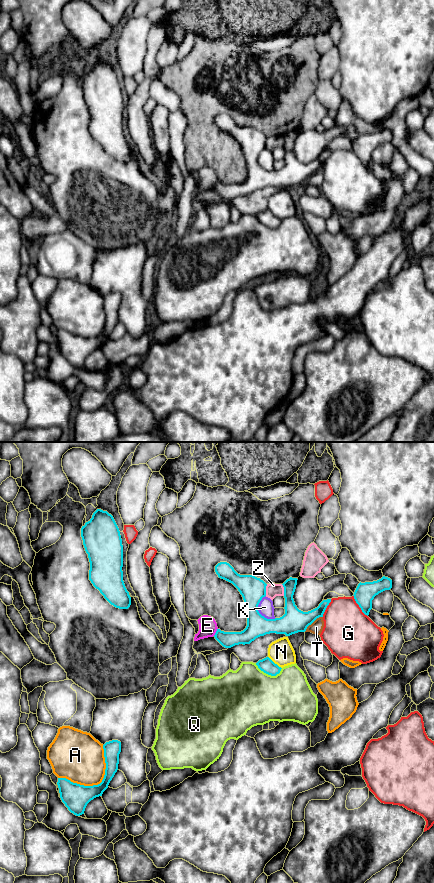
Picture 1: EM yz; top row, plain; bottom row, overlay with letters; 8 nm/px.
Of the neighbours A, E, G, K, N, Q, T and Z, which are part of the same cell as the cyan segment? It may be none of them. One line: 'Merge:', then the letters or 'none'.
Merge: none

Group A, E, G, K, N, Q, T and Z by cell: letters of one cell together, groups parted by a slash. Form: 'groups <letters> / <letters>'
groups A / E Z / G / K / N / Q / T

